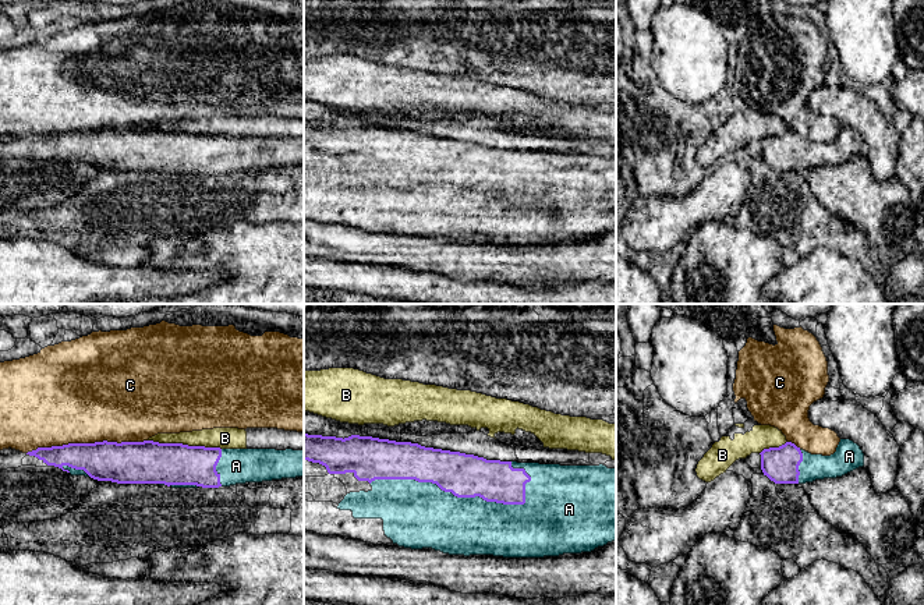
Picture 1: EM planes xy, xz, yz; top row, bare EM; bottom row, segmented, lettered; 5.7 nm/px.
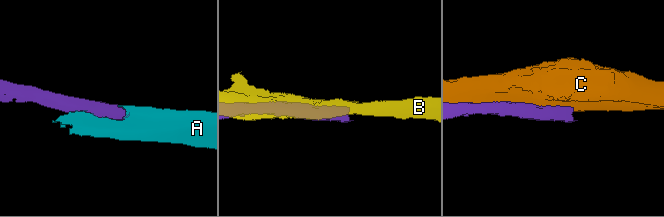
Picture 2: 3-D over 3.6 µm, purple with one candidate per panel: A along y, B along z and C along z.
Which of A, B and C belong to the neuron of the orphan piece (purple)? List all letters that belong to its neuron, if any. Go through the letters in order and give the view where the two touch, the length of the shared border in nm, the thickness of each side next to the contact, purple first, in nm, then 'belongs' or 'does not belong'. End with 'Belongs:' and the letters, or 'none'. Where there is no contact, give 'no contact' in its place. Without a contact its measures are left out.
A: meets purple in xz; contact 950 nm long; 260 nm thick on the purple side, 380 nm on the other; belongs
B: meets purple in xy; contact 420 nm long; 240 nm thick on the purple side, 130 nm on the other; does not belong
C: meets purple in xy; contact 700 nm long; 240 nm thick on the purple side, 500 nm on the other; does not belong
Belongs: A

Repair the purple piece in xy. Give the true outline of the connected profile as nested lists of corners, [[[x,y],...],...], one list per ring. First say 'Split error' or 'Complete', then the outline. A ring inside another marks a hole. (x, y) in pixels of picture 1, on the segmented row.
Split error. [[[103,441],[38,447],[26,454],[71,475],[117,484],[219,488],[304,477],[304,450],[293,449],[220,449],[153,441]]]

